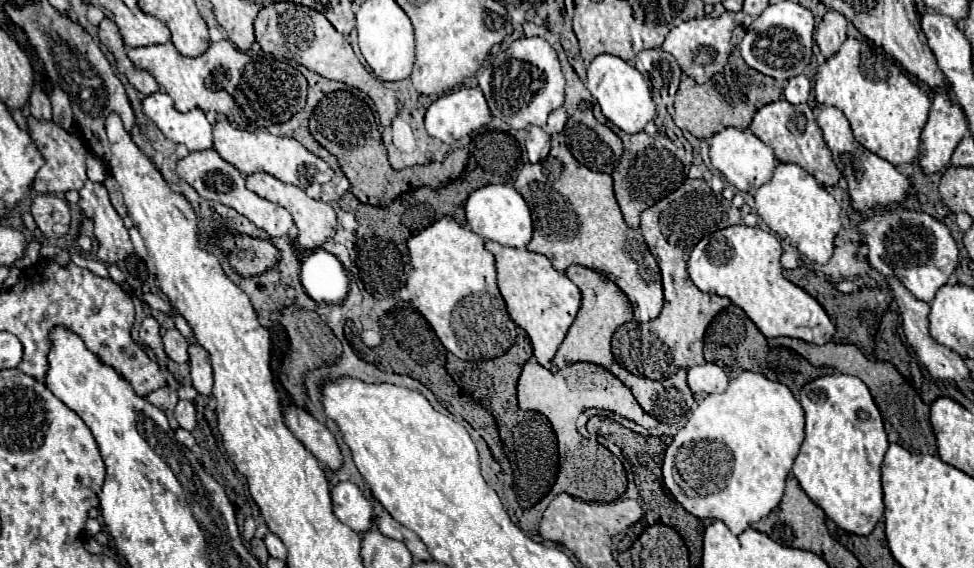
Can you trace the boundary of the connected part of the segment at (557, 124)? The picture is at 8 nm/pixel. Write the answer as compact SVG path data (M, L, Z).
M561 106L561 108L557 108L557 110L553 110L553 112L549 114L549 122L547 122L547 126L545 126L545 132L547 132L547 134L561 132L563 126L565 126L565 122L567 122L567 112L565 112L565 108Z

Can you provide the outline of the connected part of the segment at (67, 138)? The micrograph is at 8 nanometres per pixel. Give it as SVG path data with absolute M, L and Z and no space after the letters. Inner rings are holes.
M29 118L27 124L31 130L31 138L37 144L39 152L43 154L43 160L45 160L33 180L33 190L35 192L53 192L53 194L79 190L87 180L87 174L85 174L87 150L83 146L83 142L77 136L65 132L63 128L57 128L57 124L53 124L53 122L41 122L41 120Z

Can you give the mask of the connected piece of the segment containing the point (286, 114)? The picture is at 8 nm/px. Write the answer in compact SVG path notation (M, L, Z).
M229 40L211 42L211 46L197 58L179 54L171 42L129 48L127 56L137 68L147 70L157 80L159 88L173 98L179 112L189 112L193 108L205 112L215 110L239 126L267 128L271 124L287 122L305 106L307 80L297 68L271 56L267 68L267 58L251 58L237 50Z

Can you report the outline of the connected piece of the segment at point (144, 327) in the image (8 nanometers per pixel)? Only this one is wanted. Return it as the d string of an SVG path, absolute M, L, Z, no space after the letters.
M147 316L147 318L143 320L143 324L141 324L141 328L139 328L139 344L141 344L143 348L153 350L155 356L157 356L159 368L161 368L161 370L167 370L169 358L167 358L167 354L165 354L165 350L163 350L163 342L161 342L161 336L159 336L159 324L157 324L155 318Z

